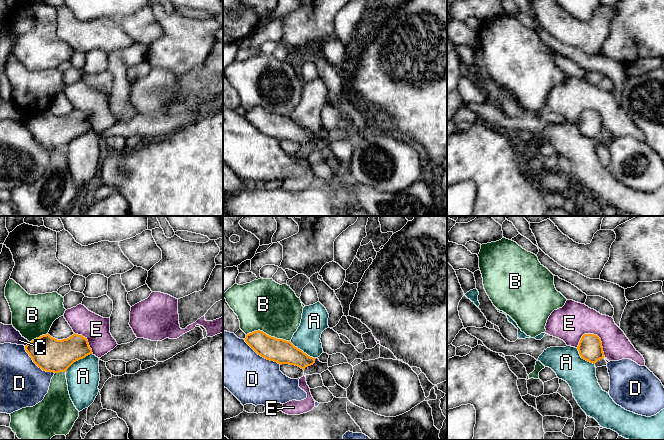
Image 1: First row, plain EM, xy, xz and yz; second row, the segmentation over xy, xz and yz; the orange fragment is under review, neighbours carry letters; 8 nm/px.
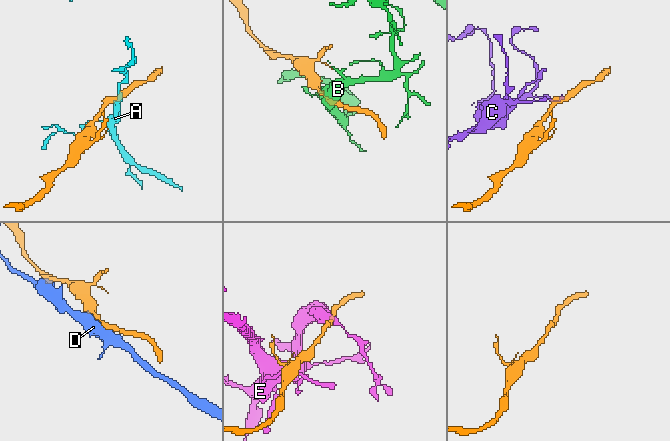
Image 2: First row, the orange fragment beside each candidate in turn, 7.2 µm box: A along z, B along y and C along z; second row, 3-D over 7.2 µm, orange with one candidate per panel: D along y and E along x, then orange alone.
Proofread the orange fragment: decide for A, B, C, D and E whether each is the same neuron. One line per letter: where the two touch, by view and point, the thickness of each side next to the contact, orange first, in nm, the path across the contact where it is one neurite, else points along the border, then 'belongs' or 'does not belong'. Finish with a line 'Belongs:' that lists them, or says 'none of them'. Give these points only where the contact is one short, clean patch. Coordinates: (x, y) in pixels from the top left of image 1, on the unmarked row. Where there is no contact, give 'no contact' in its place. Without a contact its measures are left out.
A: contact xy (78, 135); calibres 280 and 260 nm; border xy (92, 129), (76, 136), (65, 147); does not belong
B: contact xz (268, 111); calibres 190 and 400 nm; does not belong
C: contact xy (27, 120); calibres 280 and 140 nm; border xy (29, 118), (25, 122); does not belong
D: contact xy (36, 140); calibres 280 and 380 nm; does not belong
E: contact yz (599, 114); calibres 190 and 280 nm; does not belong
Belongs: none of them

